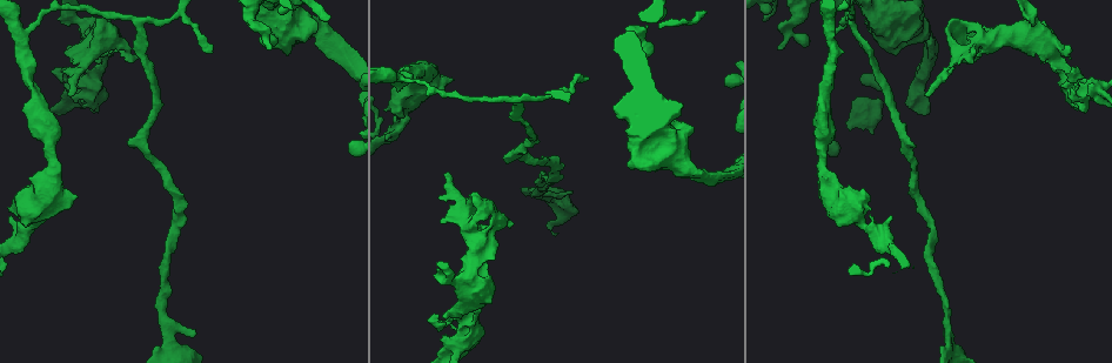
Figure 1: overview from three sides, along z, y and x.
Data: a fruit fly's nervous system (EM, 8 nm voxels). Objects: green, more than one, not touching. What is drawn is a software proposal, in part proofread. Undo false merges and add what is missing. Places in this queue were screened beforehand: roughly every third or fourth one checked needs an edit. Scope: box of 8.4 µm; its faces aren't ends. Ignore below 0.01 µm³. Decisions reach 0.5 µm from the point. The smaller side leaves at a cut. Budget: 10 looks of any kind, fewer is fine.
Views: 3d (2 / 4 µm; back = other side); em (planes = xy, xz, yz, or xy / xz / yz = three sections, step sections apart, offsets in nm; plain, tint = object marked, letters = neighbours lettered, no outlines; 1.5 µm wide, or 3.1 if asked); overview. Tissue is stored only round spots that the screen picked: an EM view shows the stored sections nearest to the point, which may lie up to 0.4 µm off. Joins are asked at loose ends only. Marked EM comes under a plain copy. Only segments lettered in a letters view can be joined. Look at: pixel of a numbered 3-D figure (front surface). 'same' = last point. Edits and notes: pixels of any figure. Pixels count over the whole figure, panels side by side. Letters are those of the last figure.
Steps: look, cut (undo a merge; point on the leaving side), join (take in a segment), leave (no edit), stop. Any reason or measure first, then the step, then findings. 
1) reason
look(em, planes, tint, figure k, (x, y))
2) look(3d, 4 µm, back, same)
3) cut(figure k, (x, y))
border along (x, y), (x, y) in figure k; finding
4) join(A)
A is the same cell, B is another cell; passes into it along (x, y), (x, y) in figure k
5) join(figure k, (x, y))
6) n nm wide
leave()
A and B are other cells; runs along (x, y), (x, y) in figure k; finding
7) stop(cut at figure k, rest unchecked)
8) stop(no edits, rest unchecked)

look(3d, 4 µm, figure 1, (625, 46))

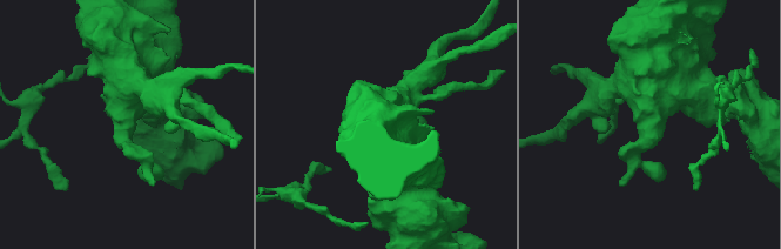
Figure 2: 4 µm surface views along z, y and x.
need the tissue
look(em, planes, letters, figure 2, (647, 138))

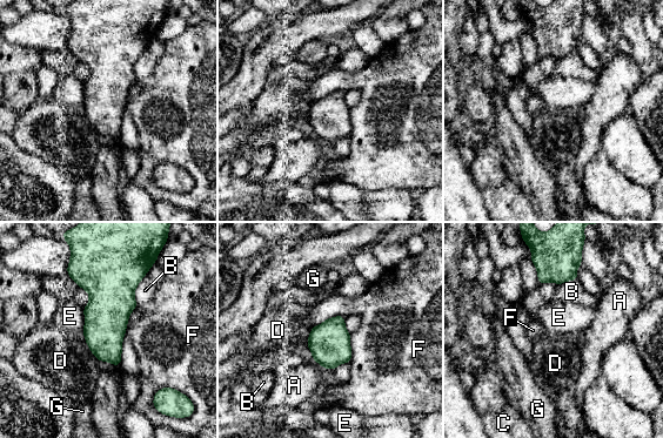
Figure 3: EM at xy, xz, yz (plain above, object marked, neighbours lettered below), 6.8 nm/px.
280 nm wide
leave()
A, B, C, D, E, F and G are other cells; border along (343, 316), (326, 318), (312, 328) in figure 3; continuous, no second neuron

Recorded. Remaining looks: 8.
look(3d, 2 µm, figure 1, (850, 26))

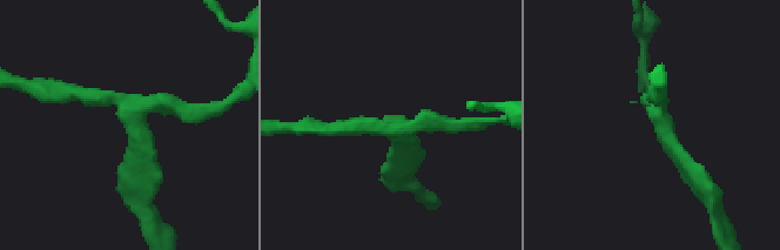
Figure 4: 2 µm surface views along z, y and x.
3 arms; shape alone is not enough
look(em, planes, tint, figure 4, (395, 124))

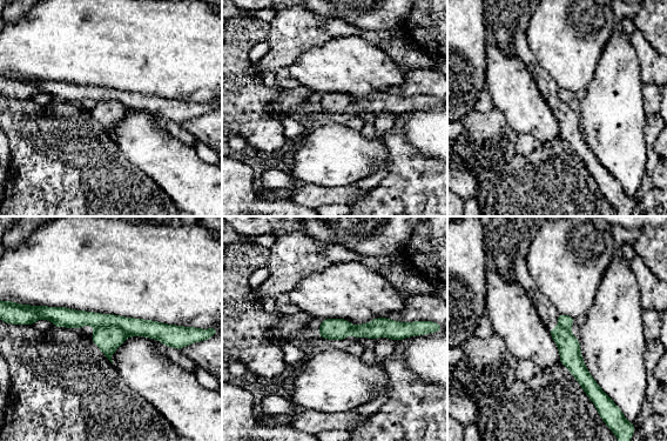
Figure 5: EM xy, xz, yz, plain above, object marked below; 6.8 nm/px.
look(em, planes, letters, same)

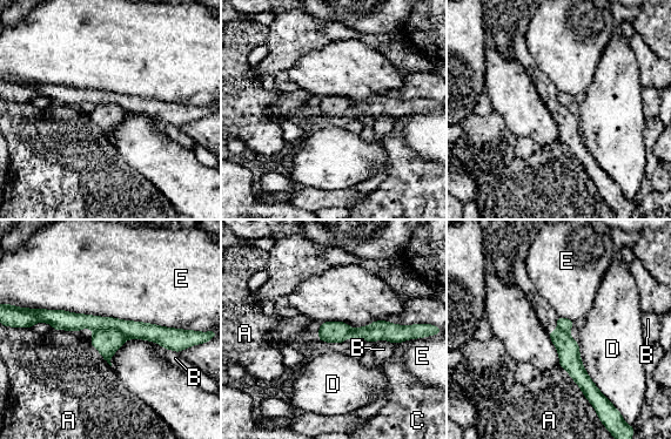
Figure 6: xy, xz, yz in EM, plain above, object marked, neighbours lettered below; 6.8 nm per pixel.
140 nm wide
cut(figure 6, (107, 342))
A, B, C, D and E are other cells; two neurons meet here

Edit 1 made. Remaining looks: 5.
three arms meet
look(em, xy, step 4, letters, figure 1, (461, 280))

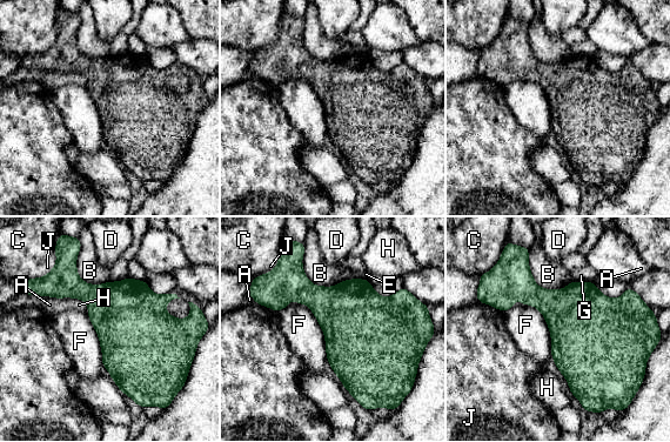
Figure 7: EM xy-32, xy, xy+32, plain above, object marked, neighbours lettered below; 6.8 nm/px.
440 nm wide
leave()
A, B, C, D, E, F, G, H and J are other cells; border along (523, 303), (542, 314), (551, 355) in figure 7; all the same neuron

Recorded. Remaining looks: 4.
branch stops here
look(em, xz, step 8, tint, figure 1, (71, 94))

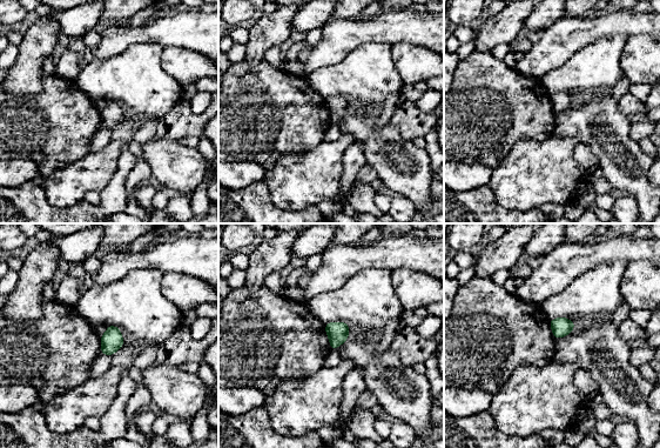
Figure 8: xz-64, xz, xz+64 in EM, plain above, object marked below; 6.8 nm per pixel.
look(em, planes, letters, same)

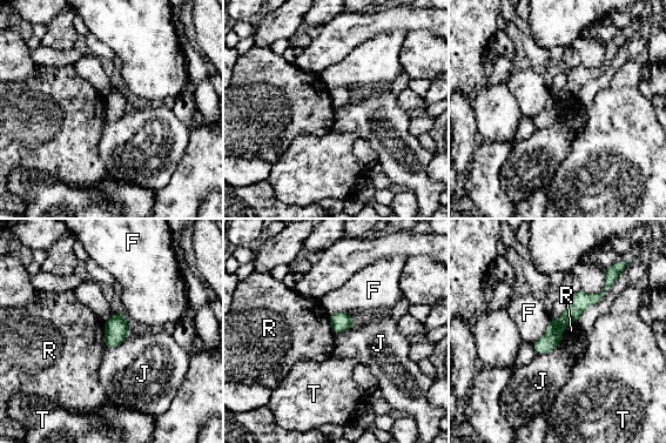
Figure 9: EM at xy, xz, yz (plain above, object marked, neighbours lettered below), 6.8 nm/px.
120 nm wide
leave()
F, J, R and T are other cells; runs along (594, 299), (584, 300), (539, 350) in figure 9; none of them fits

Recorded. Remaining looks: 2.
stop(cut at figure 6, rest unchecked)

